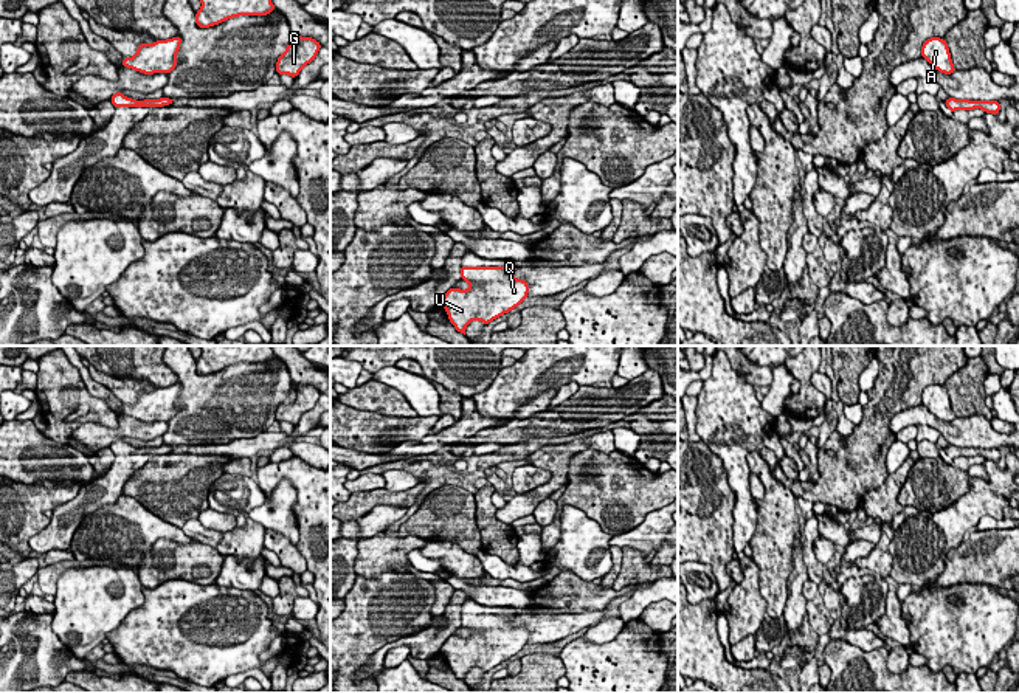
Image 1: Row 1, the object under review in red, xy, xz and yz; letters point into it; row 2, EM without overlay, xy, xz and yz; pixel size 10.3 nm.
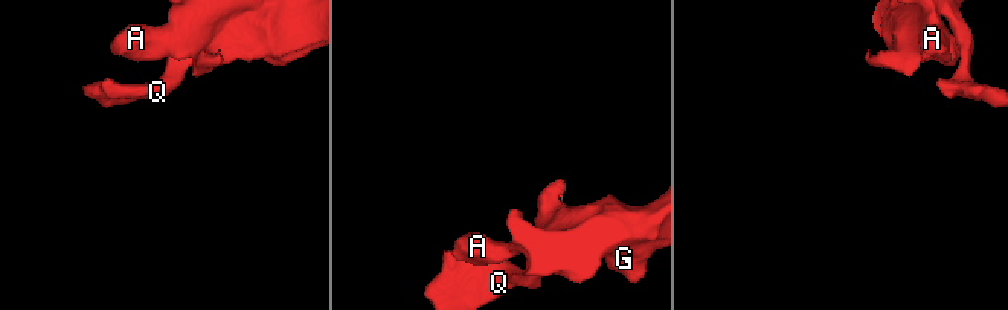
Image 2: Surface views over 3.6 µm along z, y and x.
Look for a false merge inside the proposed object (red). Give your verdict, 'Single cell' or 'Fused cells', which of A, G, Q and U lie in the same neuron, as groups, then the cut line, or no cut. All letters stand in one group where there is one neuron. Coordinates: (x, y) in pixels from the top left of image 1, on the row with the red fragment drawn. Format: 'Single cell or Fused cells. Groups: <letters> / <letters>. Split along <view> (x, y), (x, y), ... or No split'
Single cell. Groups: A G Q U. No split

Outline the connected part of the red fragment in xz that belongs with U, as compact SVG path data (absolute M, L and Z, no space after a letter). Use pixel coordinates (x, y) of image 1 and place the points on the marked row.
M461 267L461 279L467 281L470 288L451 287L440 301L458 332L465 335L465 327L473 319L489 324L527 298L529 284L524 279L515 279L515 270L510 267Z

